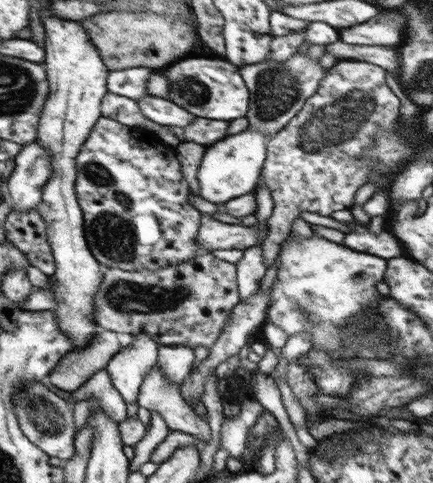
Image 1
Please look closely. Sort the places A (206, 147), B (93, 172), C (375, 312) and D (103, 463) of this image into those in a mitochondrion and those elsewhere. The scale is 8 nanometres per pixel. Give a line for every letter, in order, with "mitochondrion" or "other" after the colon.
A: other
B: mitochondrion
C: other
D: other

